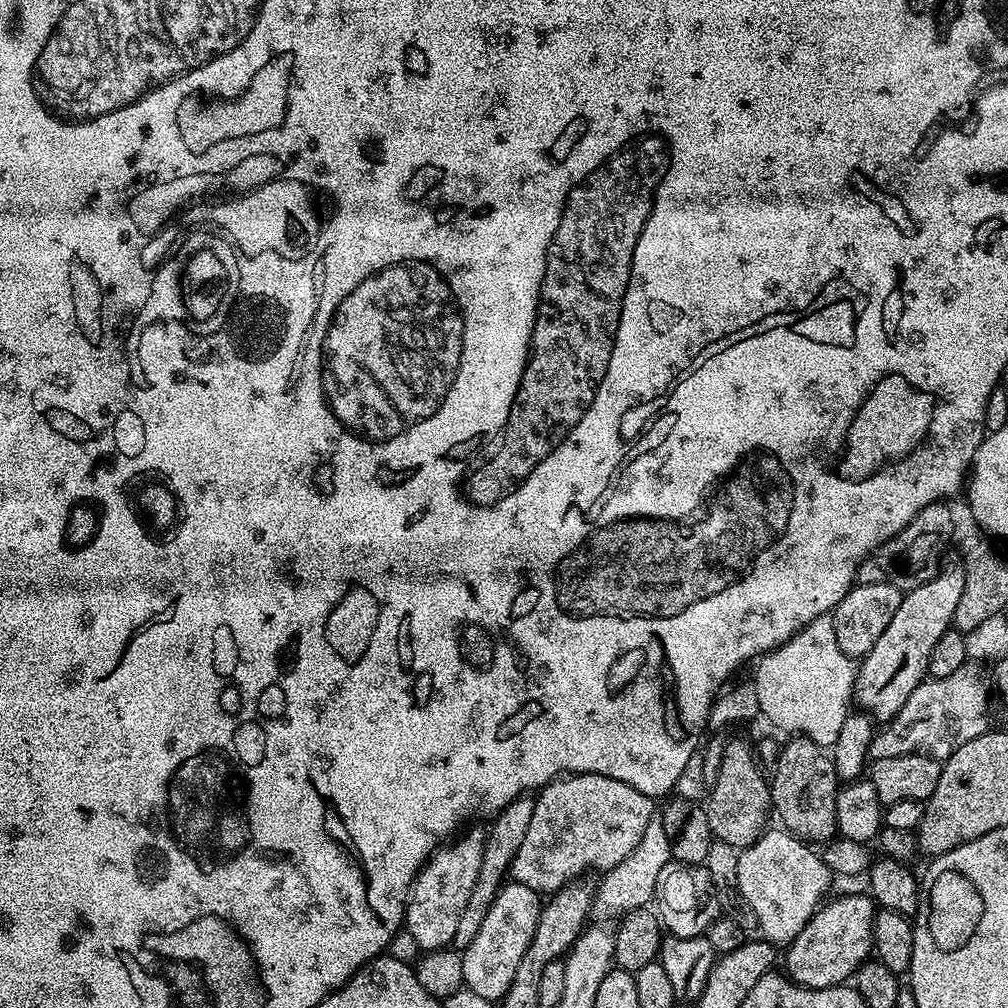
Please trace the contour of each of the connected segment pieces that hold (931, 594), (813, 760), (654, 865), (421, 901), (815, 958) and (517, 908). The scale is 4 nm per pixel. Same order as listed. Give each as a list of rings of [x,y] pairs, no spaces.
[[[945,559],[940,571],[930,582],[922,582],[914,590],[903,593],[900,605],[890,618],[890,626],[882,630],[882,638],[862,657],[856,669],[855,691],[858,693],[859,707],[864,709],[876,722],[893,720],[906,706],[906,698],[928,676],[930,653],[938,638],[953,627],[954,610],[962,599],[962,586],[966,586],[963,559]]]
[[[796,734],[783,741],[776,767],[770,772],[770,787],[775,815],[780,815],[781,825],[793,836],[820,846],[837,835],[836,768],[831,755],[811,738]]]
[[[653,816],[647,823],[646,831],[626,859],[603,875],[602,884],[595,889],[592,899],[593,917],[598,920],[614,920],[634,909],[647,907],[655,897],[658,876],[671,860],[672,851],[666,838],[664,821]]]
[[[467,832],[463,833],[464,840],[456,838],[437,847],[428,863],[416,875],[416,881],[409,891],[403,927],[414,934],[414,942],[418,942],[424,952],[434,952],[452,944],[454,930],[458,930],[458,922],[462,918],[462,910],[466,910],[466,902],[470,902],[470,890],[474,890],[474,882],[478,882],[478,870],[482,870],[485,833]]]
[[[863,895],[840,896],[837,900],[829,899],[827,902],[821,903],[812,915],[812,920],[806,922],[802,934],[798,934],[798,938],[794,938],[792,943],[787,945],[788,957],[785,960],[783,957],[782,964],[788,967],[786,975],[789,980],[801,984],[803,988],[829,988],[835,984],[851,981],[855,977],[858,969],[864,965],[865,960],[869,959],[874,952],[872,927],[876,921],[878,908],[871,895]]]
[[[505,883],[494,898],[492,909],[486,914],[486,922],[482,922],[482,930],[478,930],[474,942],[463,949],[462,974],[465,989],[480,994],[491,1002],[504,999],[506,990],[510,990],[510,982],[514,982],[514,970],[518,970],[518,962],[522,962],[522,954],[526,954],[530,938],[534,938],[541,907],[541,893],[530,890],[530,886]]]

